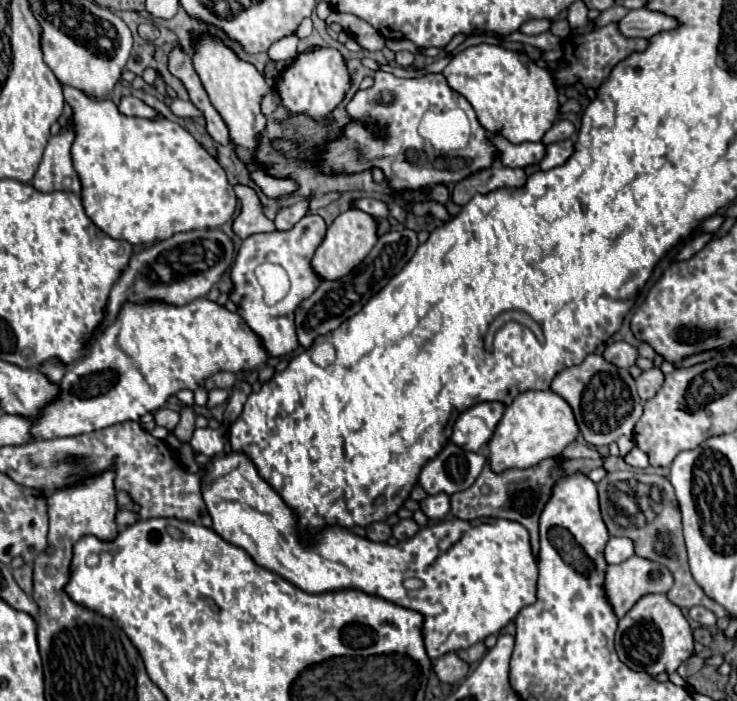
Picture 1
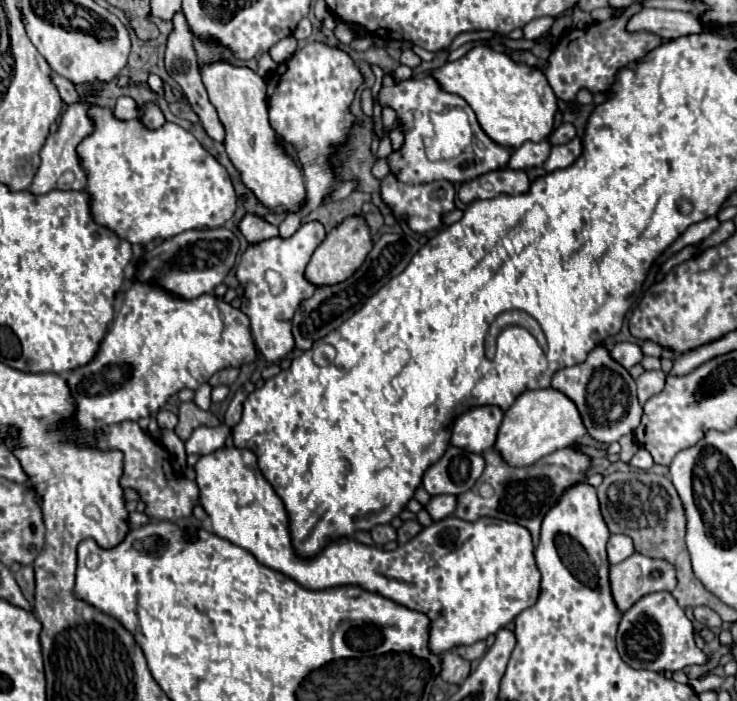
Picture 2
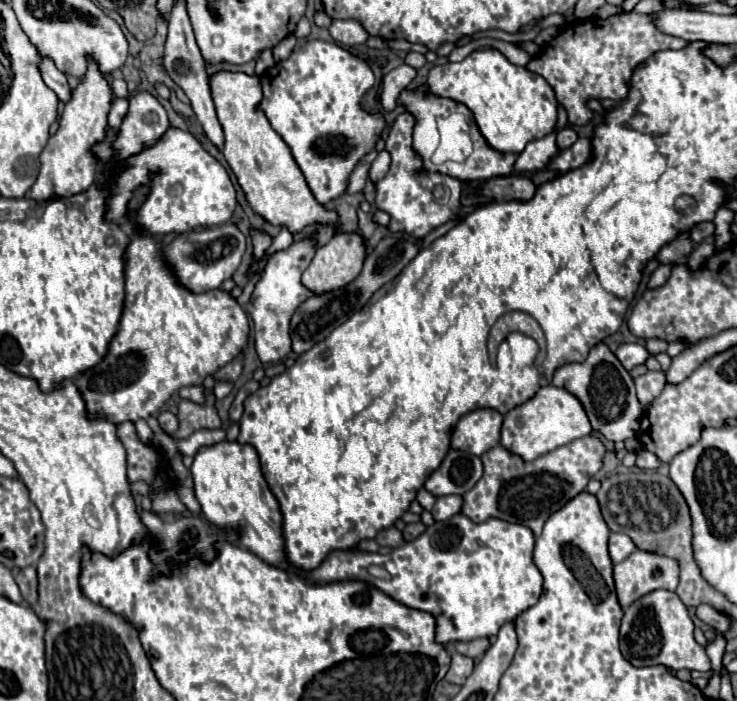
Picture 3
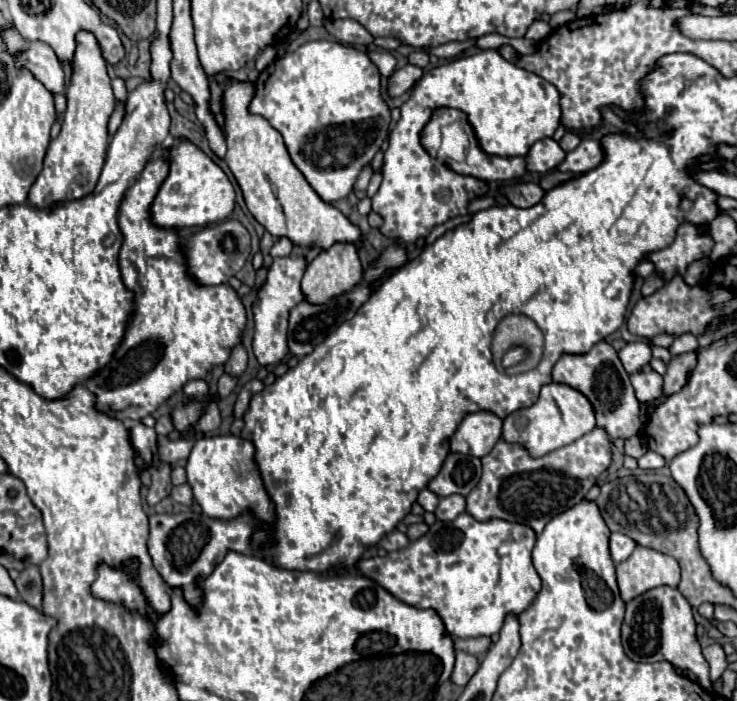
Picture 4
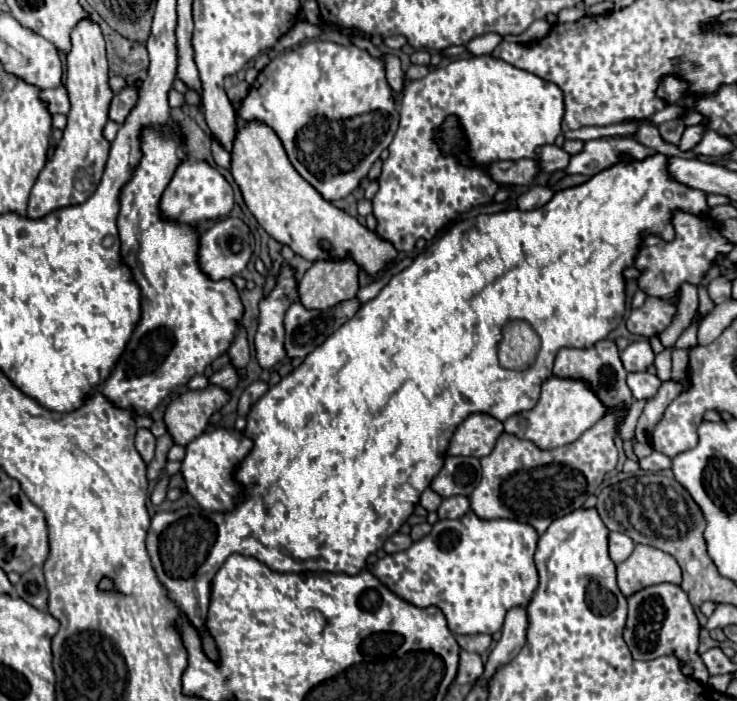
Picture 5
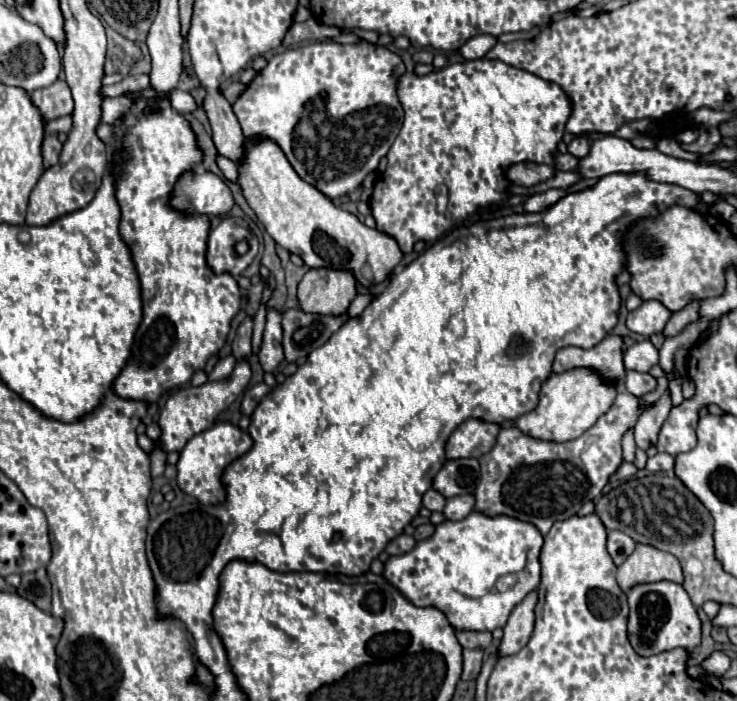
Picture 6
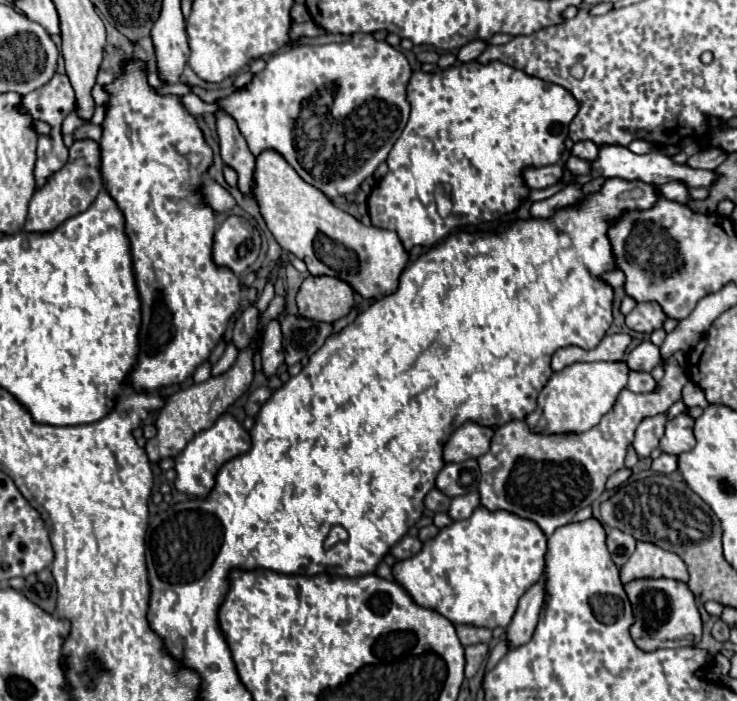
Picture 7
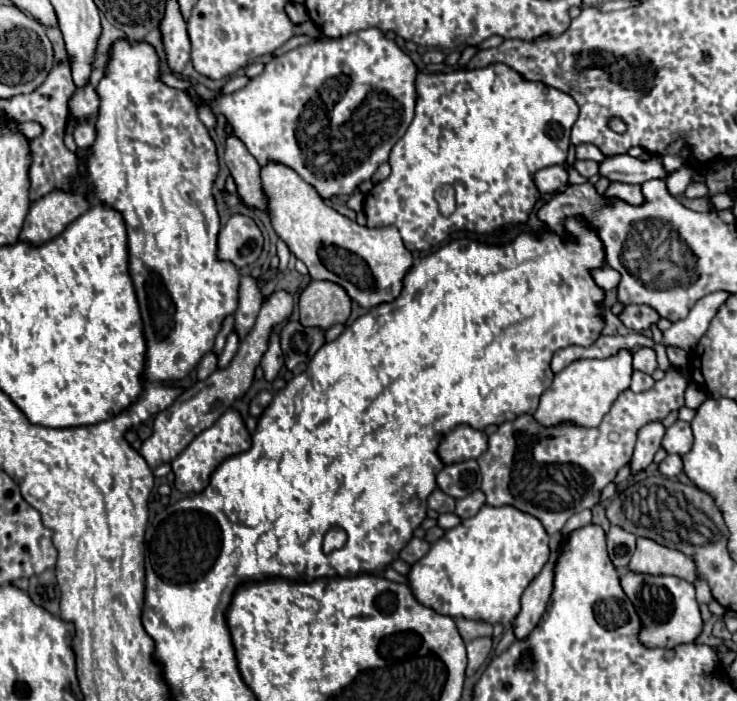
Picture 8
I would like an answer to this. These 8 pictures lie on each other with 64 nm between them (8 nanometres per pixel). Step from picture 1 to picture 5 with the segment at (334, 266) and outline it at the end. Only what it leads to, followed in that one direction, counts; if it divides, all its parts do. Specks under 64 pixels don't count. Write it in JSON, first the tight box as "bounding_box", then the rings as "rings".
{"bounding_box":[298,258,358,310],"rings":[[[344,258],[344,260],[316,260],[308,272],[302,276],[300,286],[298,286],[298,294],[300,294],[300,302],[306,308],[316,308],[316,310],[324,310],[334,306],[336,302],[354,298],[358,294],[358,264],[352,258]]]}

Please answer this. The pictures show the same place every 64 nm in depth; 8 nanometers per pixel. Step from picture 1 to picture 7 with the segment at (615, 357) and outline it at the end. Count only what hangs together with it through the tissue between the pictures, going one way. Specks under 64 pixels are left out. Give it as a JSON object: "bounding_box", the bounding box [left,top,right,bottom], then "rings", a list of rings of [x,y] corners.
{"bounding_box":[626,340,660,372],"rings":[[[644,340],[626,354],[626,364],[630,370],[650,372],[654,366],[660,364],[660,350],[650,340]]]}

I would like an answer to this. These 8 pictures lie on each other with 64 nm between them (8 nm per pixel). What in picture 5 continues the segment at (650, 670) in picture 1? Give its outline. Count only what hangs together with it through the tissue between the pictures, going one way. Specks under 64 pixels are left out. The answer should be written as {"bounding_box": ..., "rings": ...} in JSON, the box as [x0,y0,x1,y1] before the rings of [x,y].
{"bounding_box":[624,584,708,684],"rings":[[[656,584],[648,586],[628,598],[628,620],[624,628],[624,642],[634,660],[654,660],[660,656],[674,654],[680,662],[692,666],[694,680],[708,684],[708,670],[698,654],[698,634],[700,624],[694,614],[688,596],[680,586],[674,584]]]}

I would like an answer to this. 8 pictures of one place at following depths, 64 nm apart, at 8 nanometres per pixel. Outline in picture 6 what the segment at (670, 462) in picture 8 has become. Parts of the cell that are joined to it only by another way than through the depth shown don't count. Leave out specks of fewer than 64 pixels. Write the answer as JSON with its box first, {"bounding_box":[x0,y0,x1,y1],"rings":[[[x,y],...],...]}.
{"bounding_box":[646,454,674,472],"rings":[[[656,454],[646,462],[648,472],[660,472],[660,470],[672,470],[672,468],[674,468],[674,458],[670,454]]]}

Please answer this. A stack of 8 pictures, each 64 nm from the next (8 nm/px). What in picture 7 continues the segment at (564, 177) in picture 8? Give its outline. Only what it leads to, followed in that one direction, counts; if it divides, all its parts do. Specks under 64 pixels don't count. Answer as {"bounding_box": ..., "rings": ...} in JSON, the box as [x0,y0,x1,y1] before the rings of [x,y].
{"bounding_box":[522,164,562,188],"rings":[[[552,164],[552,166],[542,166],[542,168],[524,168],[522,178],[528,188],[548,188],[560,182],[562,166]]]}

